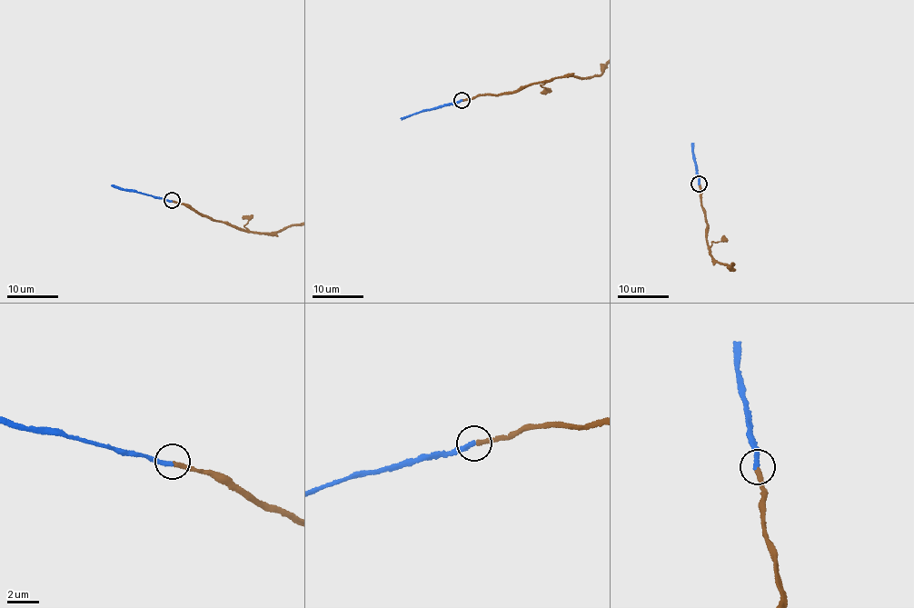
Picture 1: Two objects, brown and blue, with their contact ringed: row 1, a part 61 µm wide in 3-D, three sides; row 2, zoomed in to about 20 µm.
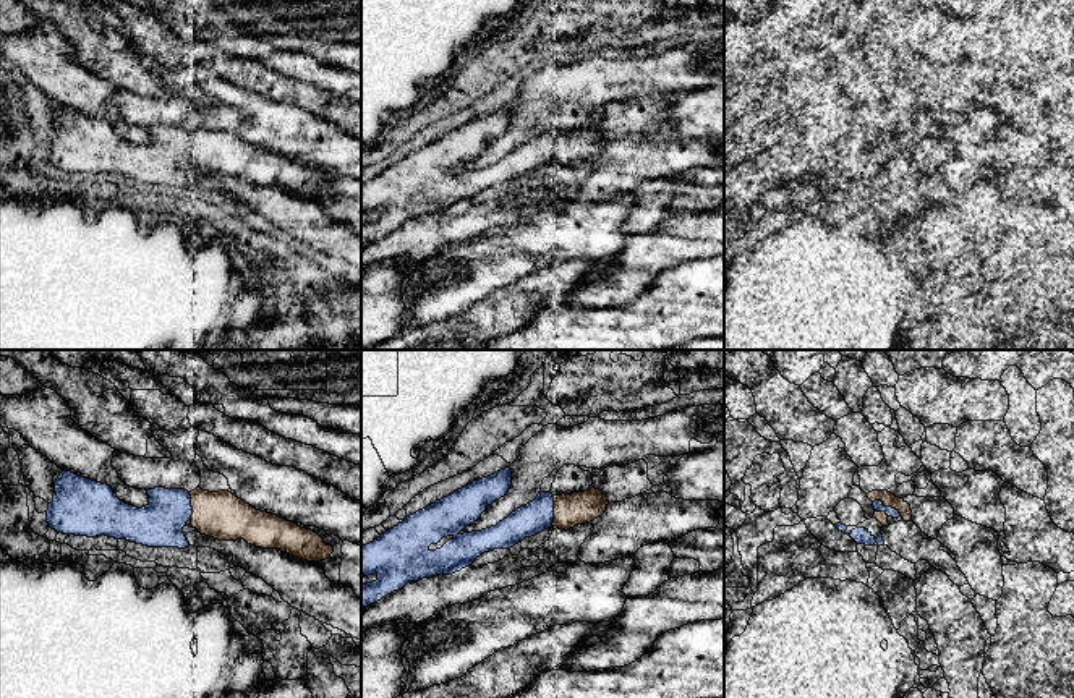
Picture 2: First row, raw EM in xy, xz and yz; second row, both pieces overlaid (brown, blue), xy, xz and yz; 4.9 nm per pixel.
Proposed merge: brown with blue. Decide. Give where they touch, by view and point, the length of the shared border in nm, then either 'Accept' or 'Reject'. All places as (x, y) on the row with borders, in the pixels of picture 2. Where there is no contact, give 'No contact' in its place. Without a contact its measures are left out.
Touches brown at yz (888, 506). Shared border 160 nm. Accept

